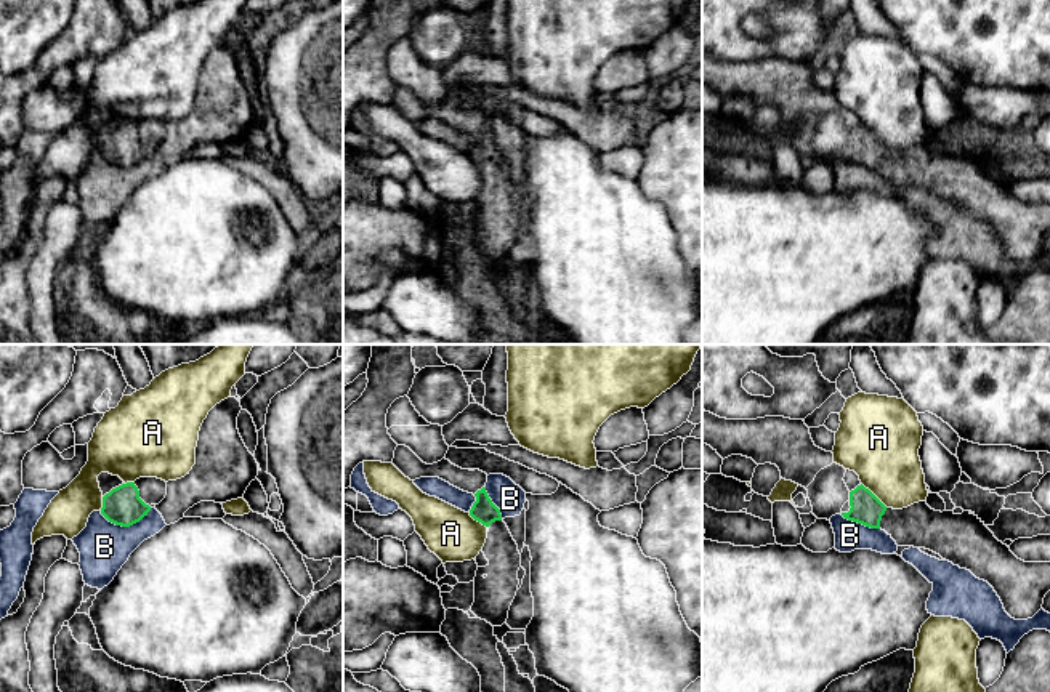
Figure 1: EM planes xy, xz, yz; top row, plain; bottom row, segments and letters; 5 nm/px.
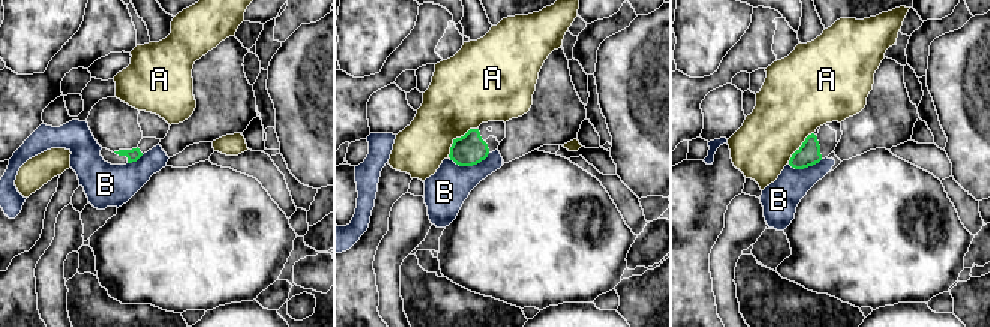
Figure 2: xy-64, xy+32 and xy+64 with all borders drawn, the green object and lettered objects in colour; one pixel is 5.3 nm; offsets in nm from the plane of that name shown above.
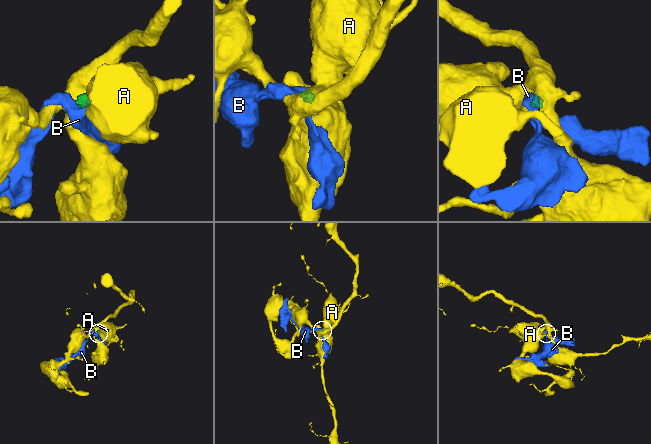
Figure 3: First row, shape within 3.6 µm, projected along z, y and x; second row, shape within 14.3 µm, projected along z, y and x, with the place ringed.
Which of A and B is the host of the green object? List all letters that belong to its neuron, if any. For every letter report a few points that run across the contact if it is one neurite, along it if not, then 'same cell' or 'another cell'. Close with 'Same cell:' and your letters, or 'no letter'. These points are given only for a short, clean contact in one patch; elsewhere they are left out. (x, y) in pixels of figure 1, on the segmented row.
A: line yz (861, 482), (887, 506); another cell
B: line xy (151, 508), (129, 526), (116, 526), (100, 513); another cell
Same cell: no letter

